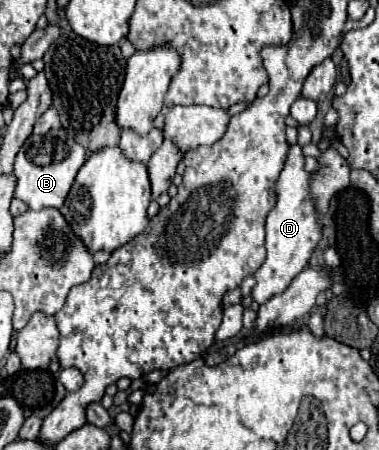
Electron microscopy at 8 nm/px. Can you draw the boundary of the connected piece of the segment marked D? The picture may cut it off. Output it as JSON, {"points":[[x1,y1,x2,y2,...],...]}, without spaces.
{"points":[[286,128,286,140,290,144,288,158,284,162,284,168,276,182,276,204,268,214,266,220,266,250,268,256,264,264,254,274,256,286,252,288,252,300,258,304,264,304,274,294,288,288,288,284,304,270,304,266,310,262,312,250,322,240,322,226,316,216,316,206,310,194,310,182,312,176,306,172,304,162,306,156,302,152,302,146,298,144,298,128]]}

